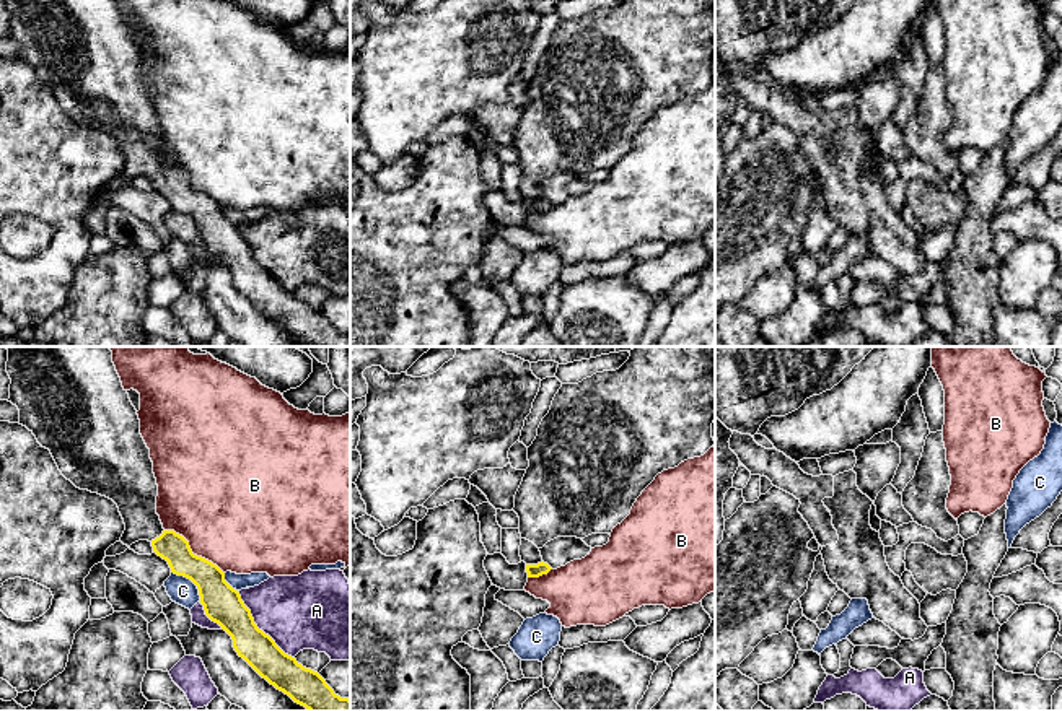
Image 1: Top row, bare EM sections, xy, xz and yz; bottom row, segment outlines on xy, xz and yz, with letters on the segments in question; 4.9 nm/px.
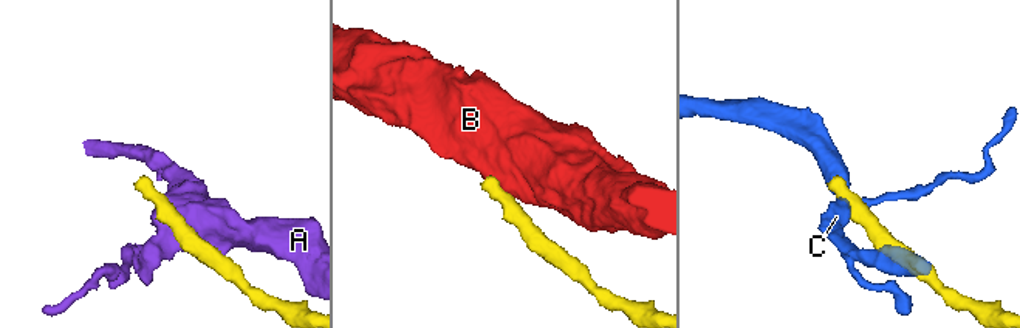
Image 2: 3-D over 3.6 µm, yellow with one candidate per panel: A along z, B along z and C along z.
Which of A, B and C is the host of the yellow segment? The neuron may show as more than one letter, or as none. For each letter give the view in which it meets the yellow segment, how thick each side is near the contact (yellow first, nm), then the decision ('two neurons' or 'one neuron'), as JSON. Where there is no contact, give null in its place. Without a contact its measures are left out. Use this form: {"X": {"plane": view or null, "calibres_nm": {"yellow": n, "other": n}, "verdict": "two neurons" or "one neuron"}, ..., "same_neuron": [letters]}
{"A": {"plane": "xy", "calibres_nm": {"yellow": 190, "other": 360}, "verdict": "two neurons"}, "B": {"plane": "xy", "calibres_nm": {"yellow": 160, "other": 460}, "verdict": "two neurons"}, "C": {"plane": "xy", "calibres_nm": {"yellow": 190, "other": 140}, "verdict": "two neurons"}, "same_neuron": []}

